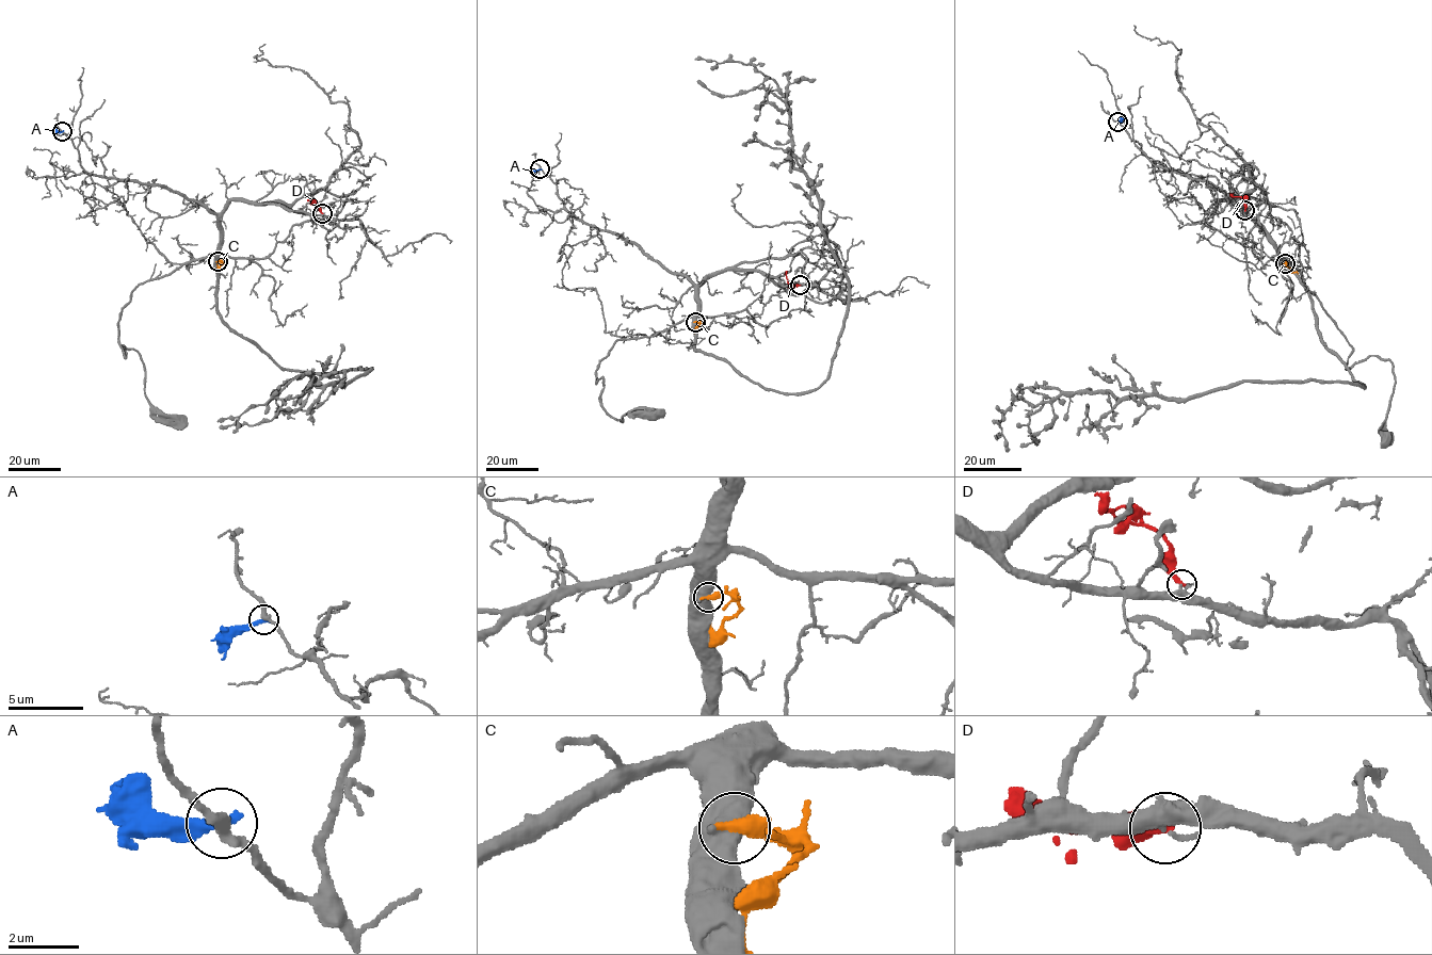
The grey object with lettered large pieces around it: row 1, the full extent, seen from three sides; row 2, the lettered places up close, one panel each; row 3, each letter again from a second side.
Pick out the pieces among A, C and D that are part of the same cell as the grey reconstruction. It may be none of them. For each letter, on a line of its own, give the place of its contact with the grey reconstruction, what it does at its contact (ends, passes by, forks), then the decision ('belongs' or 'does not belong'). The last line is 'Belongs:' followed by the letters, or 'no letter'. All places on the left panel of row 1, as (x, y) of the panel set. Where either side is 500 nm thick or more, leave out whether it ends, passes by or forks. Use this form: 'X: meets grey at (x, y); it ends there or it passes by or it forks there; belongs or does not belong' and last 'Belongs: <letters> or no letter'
A: meets grey at (62, 131); it ends there; does not belong
C: meets grey at (218, 261); does not belong
D: meets grey at (322, 213); it ends there; does not belong
Belongs: no letter

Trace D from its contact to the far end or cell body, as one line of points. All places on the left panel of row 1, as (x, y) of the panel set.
D: (322, 213), (320, 207), (308, 200), (309, 196)

